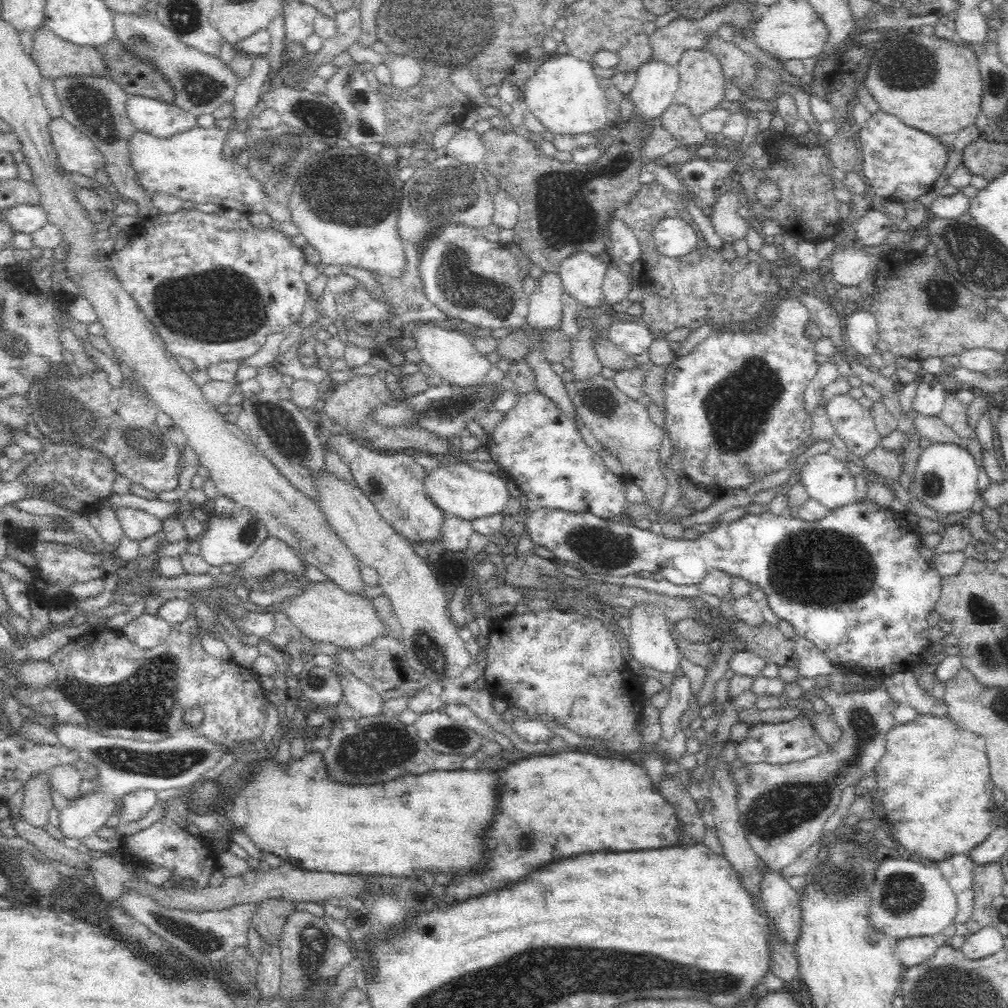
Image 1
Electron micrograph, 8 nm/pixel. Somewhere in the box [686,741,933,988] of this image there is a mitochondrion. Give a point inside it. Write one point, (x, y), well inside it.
(901, 892)

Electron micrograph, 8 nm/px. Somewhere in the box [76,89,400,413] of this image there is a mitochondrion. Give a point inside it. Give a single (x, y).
(223, 303)

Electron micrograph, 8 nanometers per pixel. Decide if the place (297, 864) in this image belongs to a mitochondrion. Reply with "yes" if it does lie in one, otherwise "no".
no

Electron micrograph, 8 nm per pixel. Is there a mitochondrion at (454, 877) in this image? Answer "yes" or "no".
no

